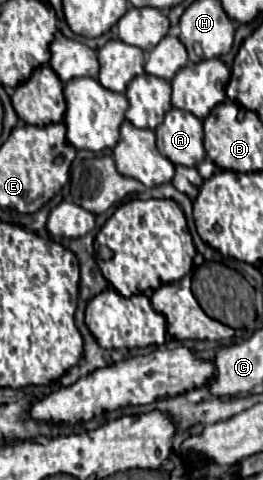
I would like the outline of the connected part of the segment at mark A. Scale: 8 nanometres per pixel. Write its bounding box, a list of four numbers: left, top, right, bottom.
[156,108,206,166]

